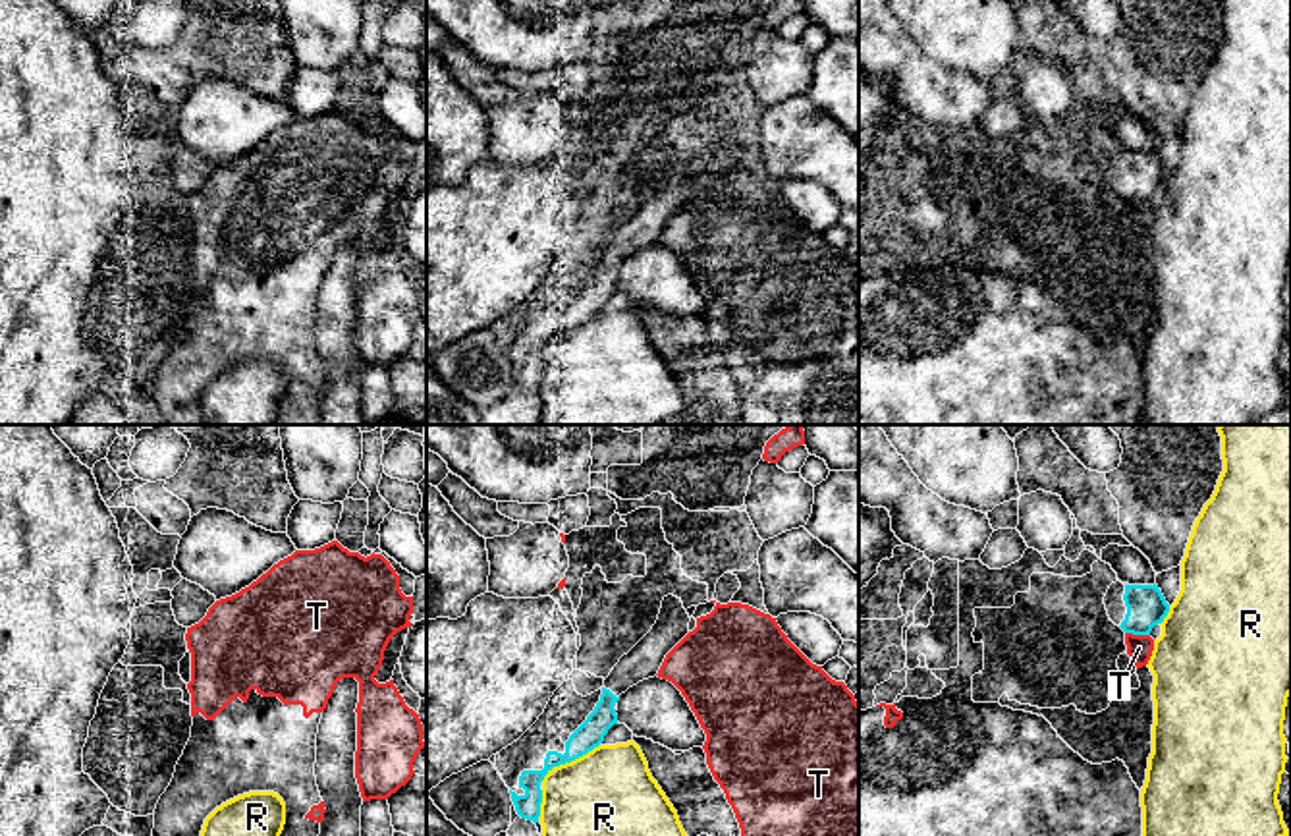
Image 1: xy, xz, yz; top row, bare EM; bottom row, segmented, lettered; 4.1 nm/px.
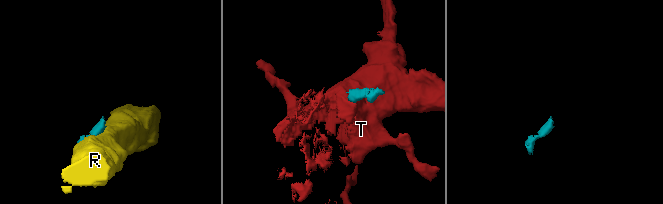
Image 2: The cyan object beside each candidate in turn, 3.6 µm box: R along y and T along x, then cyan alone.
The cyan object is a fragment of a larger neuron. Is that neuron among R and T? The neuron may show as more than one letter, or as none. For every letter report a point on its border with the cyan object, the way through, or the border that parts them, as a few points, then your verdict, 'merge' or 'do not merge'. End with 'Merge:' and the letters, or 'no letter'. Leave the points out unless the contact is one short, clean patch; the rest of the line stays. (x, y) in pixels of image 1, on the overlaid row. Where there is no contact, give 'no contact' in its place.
R: contact xz (570, 761); do not merge
T: contact yz (1137, 634); border yz (1126, 632), (1149, 636); do not merge
Merge: no letter

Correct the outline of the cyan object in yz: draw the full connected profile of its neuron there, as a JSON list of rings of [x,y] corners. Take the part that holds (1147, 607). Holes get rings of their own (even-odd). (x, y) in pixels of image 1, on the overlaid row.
[[[1119,579],[1110,585],[1104,604],[1110,620],[1125,633],[1150,635],[1169,612],[1158,585],[1123,585]]]

